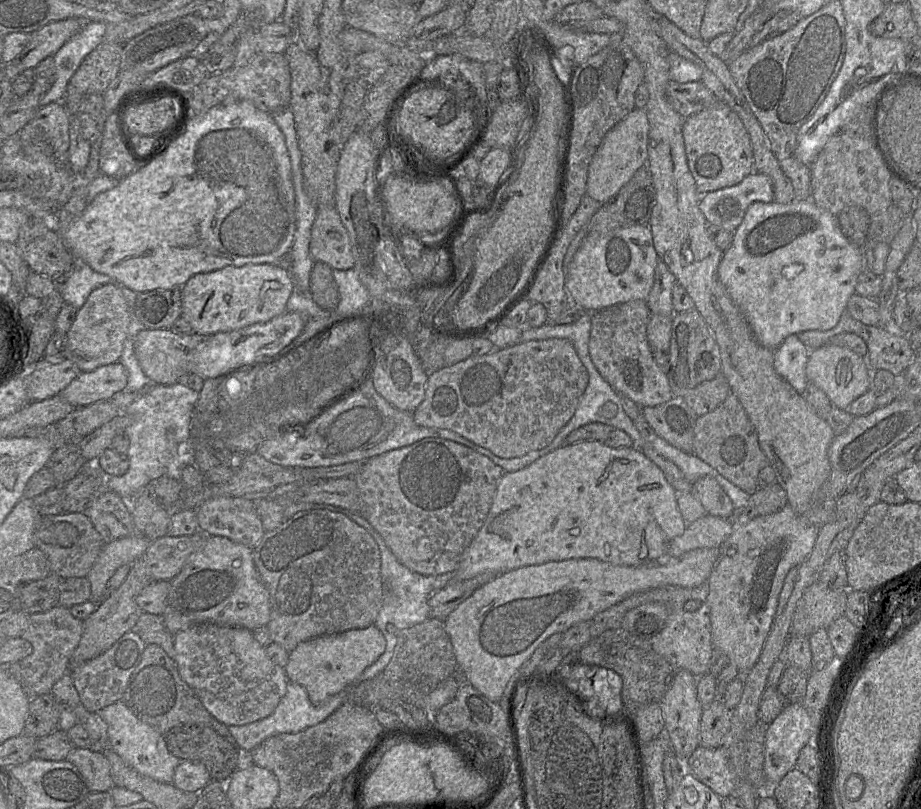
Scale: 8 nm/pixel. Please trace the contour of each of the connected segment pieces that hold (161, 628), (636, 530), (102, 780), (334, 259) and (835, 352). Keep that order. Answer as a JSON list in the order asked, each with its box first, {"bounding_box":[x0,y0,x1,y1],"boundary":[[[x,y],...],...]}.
[{"bounding_box":[134,612,175,660],"boundary":[[[143,612],[134,629],[146,645],[157,644],[175,660],[173,635],[166,628],[162,615]]]},{"bounding_box":[451,441,687,579],"boundary":[[[585,441],[571,445],[562,445],[525,468],[514,472],[503,473],[485,522],[475,538],[465,549],[451,577],[452,579],[468,579],[488,571],[505,573],[522,566],[574,558],[596,558],[604,562],[621,566],[637,566],[647,562],[659,562],[666,558],[671,540],[682,535],[687,527],[687,523],[682,518],[678,508],[677,495],[678,493],[667,481],[663,471],[649,460],[638,448],[611,448],[599,441]]]},{"bounding_box":[66,747,115,792],"boundary":[[[74,747],[66,760],[78,768],[89,792],[110,791],[115,786],[110,762],[104,752]]]},{"bounding_box":[309,205,353,270],"boundary":[[[318,205],[309,250],[314,262],[323,262],[338,270],[353,268],[348,232],[334,205]]]},{"bounding_box":[806,344,871,410],"boundary":[[[825,344],[810,351],[806,364],[806,377],[829,397],[837,408],[847,410],[859,396],[871,389],[871,369],[866,361],[853,350],[832,344]]]}]

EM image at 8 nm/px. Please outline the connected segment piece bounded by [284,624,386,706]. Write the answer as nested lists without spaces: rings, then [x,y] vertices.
[[[374,624],[365,628],[350,629],[299,643],[289,653],[289,660],[284,669],[288,681],[305,688],[310,702],[319,706],[349,686],[378,659],[385,646],[385,638]]]

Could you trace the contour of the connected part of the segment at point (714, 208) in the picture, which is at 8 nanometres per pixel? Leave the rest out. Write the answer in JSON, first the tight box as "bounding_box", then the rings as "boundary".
{"bounding_box":[699,172,774,233],"boundary":[[[753,172],[739,184],[707,193],[699,201],[699,209],[709,224],[734,233],[745,216],[747,208],[754,202],[774,202],[774,189],[769,176]]]}

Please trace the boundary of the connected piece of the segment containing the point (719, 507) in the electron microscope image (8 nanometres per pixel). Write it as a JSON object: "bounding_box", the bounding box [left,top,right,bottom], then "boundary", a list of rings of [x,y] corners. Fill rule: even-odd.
{"bounding_box":[693,476,735,519],"boundary":[[[703,476],[693,483],[693,493],[703,505],[707,514],[732,519],[735,508],[721,485],[711,476]]]}

